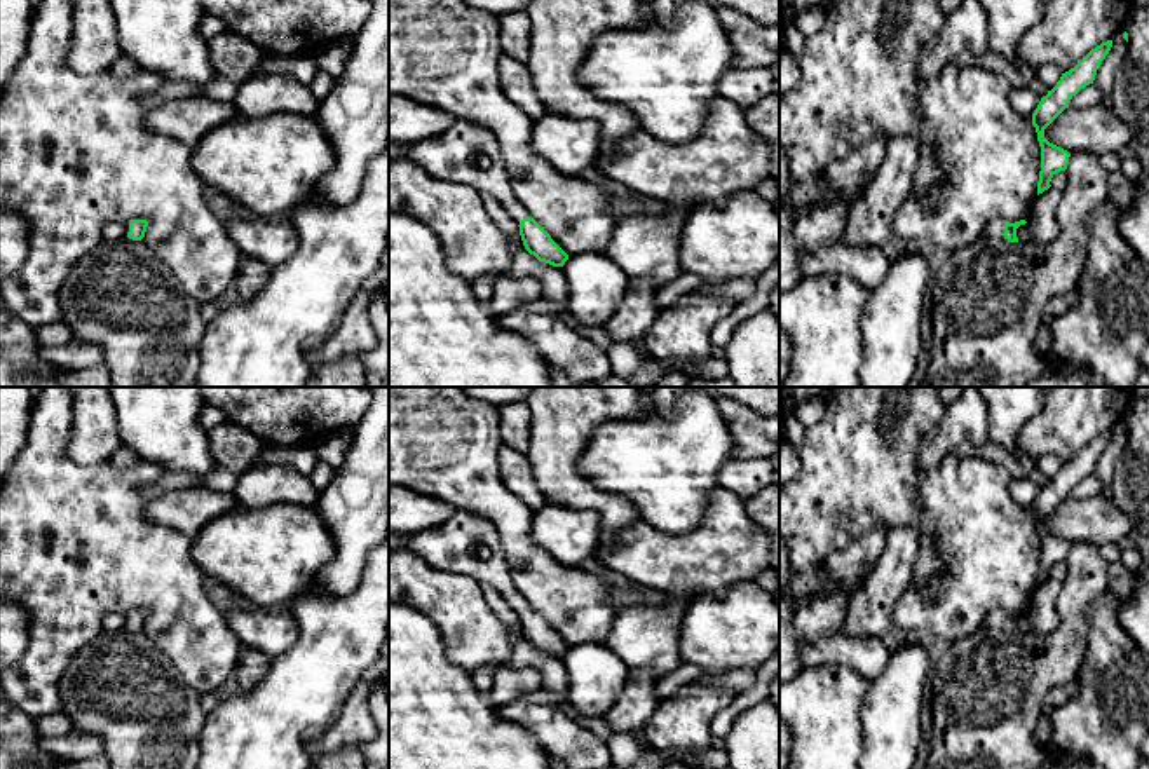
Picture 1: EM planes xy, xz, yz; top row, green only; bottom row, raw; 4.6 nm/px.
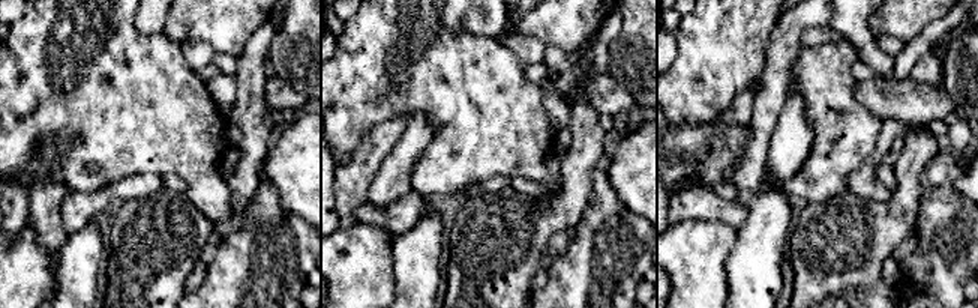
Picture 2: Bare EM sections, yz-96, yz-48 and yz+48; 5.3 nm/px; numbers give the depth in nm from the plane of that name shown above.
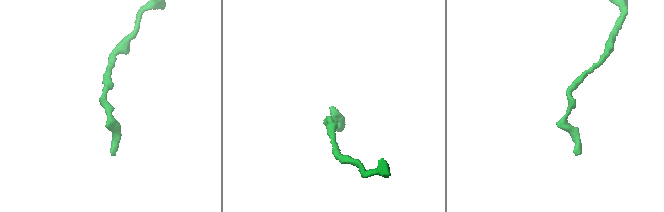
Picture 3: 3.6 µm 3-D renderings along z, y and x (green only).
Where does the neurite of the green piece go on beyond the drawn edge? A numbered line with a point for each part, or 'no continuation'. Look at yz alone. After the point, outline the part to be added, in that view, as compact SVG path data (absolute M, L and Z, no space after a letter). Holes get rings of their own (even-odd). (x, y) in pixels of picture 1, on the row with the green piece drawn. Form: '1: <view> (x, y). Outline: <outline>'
1: yz (994, 229). Outline: M994 218L987 223L987 227L982 234L982 239L990 239L990 241L1004 239L1004 241L1008 241L1003 234L1004 234L1004 220Z

